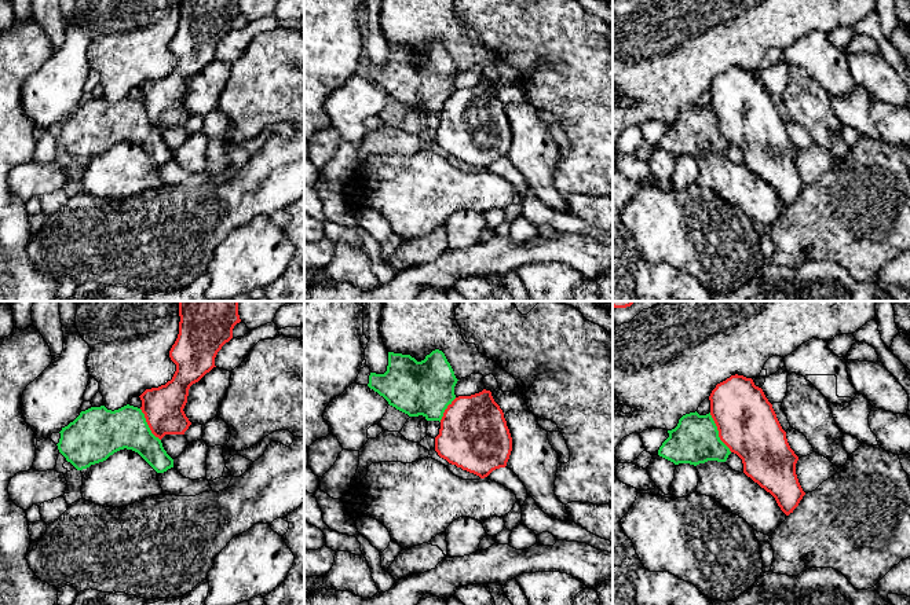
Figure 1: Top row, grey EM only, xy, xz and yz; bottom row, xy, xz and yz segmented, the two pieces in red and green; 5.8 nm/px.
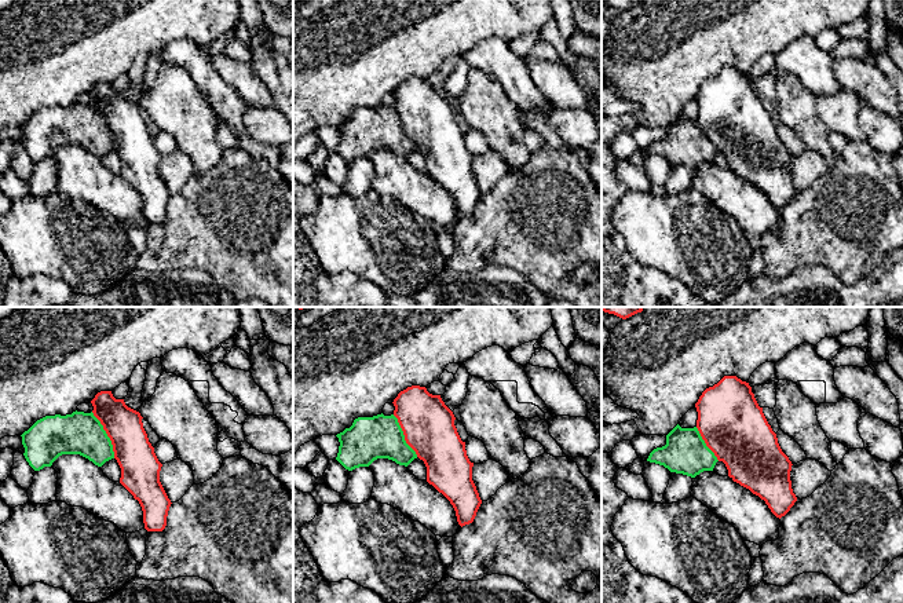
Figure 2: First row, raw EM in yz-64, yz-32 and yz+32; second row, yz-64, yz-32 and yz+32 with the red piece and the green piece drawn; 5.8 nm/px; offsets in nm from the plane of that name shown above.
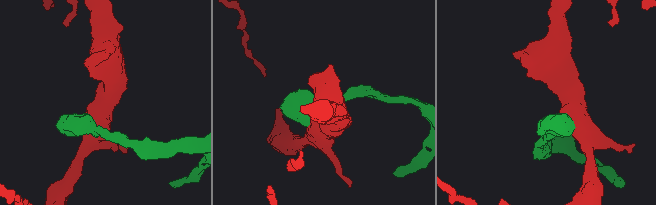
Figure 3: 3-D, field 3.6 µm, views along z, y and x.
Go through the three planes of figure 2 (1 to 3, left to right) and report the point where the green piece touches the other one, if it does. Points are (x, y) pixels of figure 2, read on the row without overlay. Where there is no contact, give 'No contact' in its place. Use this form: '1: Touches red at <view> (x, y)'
1: Touches red at yz-64 (108, 127)
2: Touches red at yz-32 (404, 125)
3: Touches red at yz+32 (705, 134)

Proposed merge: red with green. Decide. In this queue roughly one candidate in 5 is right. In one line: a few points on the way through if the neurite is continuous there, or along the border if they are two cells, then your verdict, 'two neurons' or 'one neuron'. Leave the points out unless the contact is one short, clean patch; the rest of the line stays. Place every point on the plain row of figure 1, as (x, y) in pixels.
border yz (709, 105), (719, 131), (731, 143); two neurons

